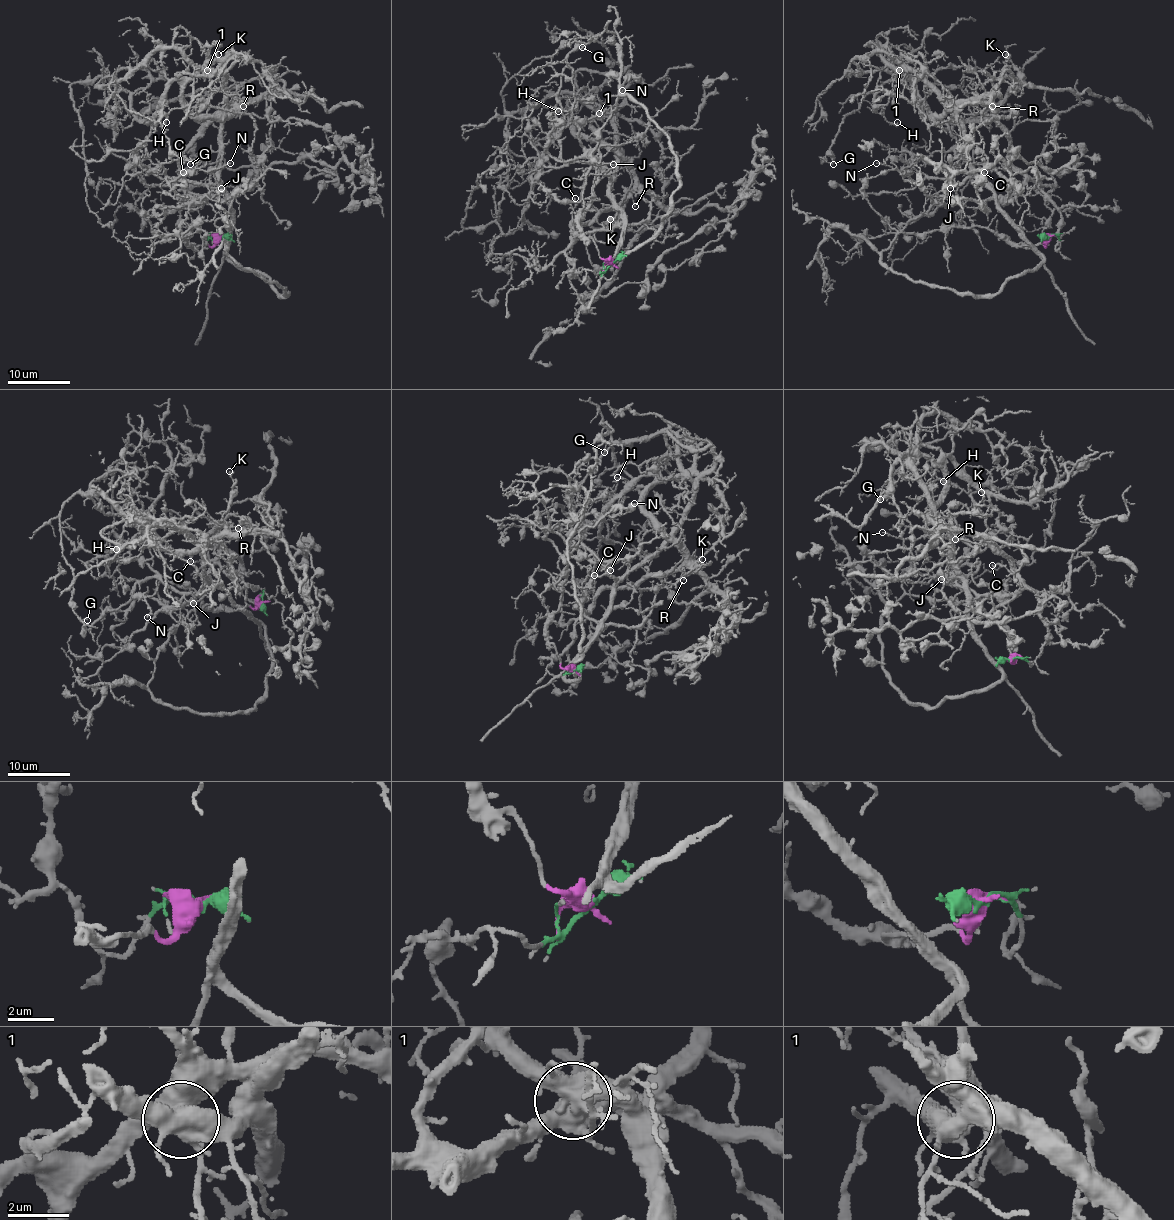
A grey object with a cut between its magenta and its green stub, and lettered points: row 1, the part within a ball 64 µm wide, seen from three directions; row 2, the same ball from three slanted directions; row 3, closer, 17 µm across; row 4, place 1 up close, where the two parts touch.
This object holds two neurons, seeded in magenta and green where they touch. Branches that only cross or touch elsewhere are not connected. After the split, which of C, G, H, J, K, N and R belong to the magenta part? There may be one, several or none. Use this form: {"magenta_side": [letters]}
{"magenta_side": ["G", "H", "J", "N"]}

